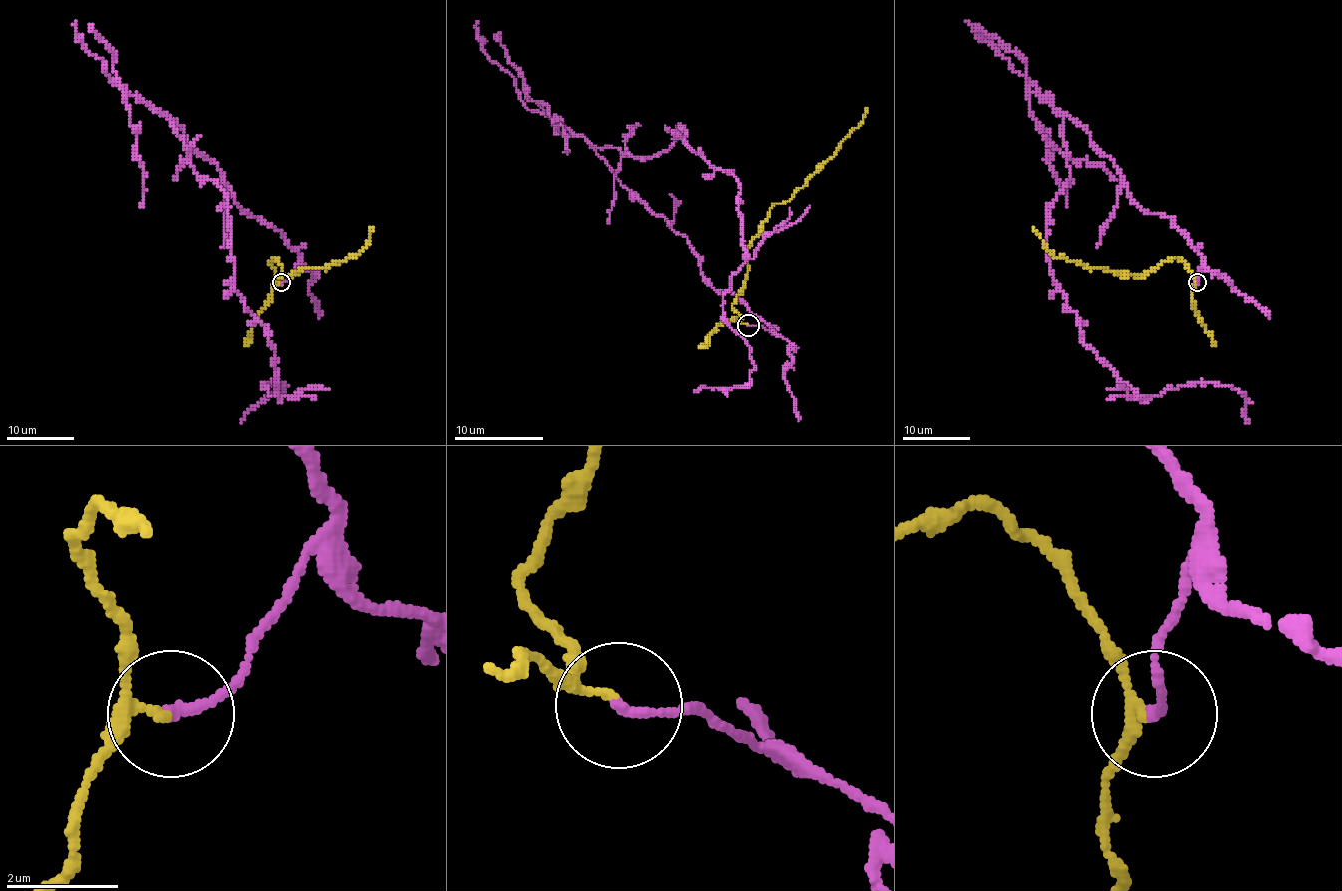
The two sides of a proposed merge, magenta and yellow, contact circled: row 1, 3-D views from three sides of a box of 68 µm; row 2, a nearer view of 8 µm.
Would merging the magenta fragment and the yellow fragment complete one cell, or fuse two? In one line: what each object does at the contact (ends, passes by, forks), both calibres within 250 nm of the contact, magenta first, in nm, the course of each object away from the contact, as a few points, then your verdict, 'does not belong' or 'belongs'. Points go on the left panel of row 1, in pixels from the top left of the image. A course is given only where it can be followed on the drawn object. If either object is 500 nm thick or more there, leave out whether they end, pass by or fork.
magenta ends there; yellow passes by; 180 nm thick on the magenta side, 120 nm on the other; magenta runs (281, 282), (301, 257), (166, 115), (227, 196), (233, 289), (279, 400), (262, 388), (286, 385), (240, 422); yellow runs (281, 282), (269, 262), (272, 258), (281, 265), (281, 275), (328, 267), (355, 257), (367, 245), (372, 226); does not belong

